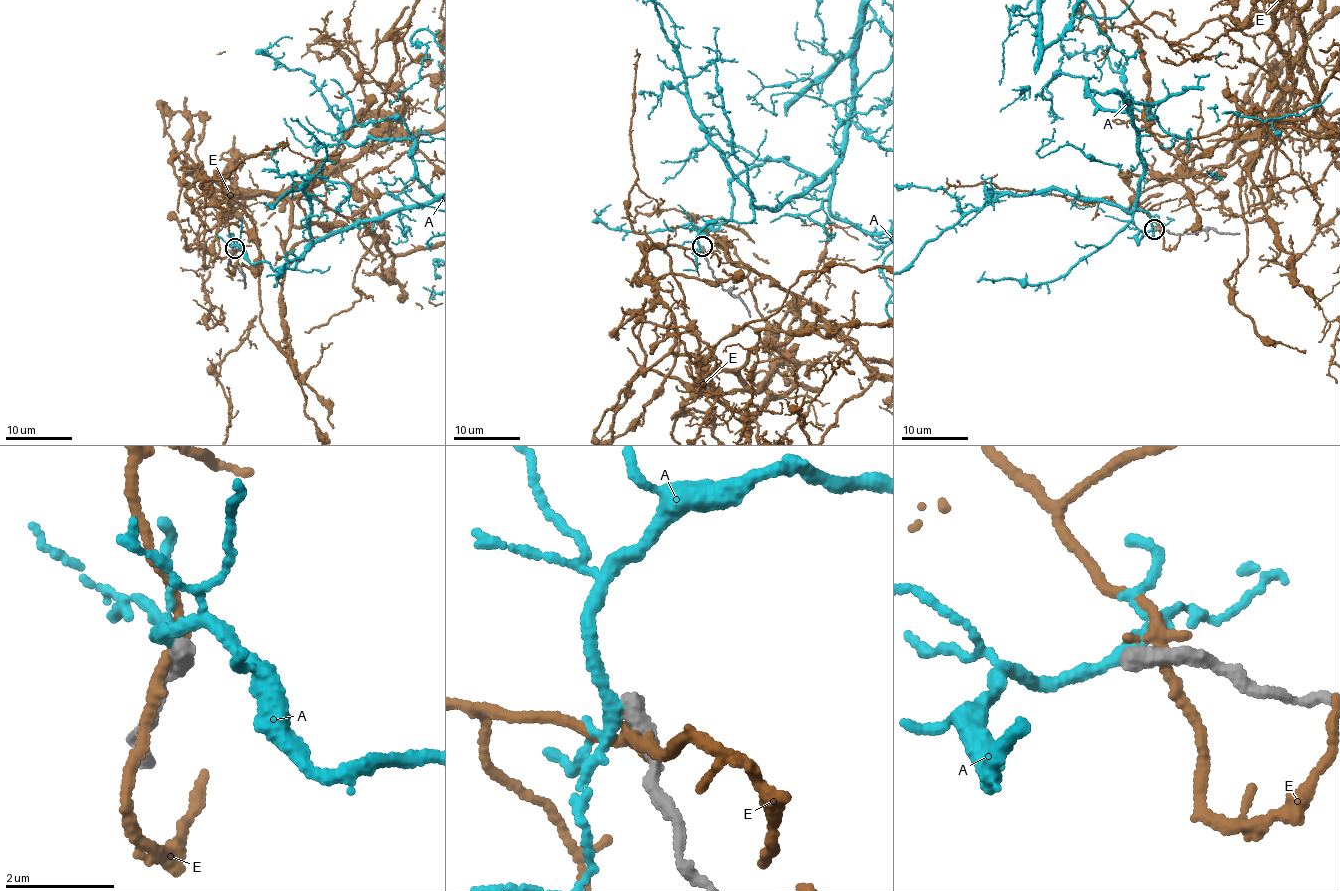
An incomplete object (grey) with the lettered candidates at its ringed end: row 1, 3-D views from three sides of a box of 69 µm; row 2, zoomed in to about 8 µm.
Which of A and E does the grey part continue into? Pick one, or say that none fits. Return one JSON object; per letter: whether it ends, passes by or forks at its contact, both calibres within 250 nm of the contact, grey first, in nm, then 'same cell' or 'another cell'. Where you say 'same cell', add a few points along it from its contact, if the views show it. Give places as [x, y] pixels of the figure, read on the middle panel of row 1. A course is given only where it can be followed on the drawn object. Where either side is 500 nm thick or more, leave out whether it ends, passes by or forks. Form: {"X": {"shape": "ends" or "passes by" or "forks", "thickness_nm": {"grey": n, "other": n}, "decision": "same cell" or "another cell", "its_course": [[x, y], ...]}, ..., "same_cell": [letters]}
{"A": {"shape": "forks", "thickness_nm": {"grey": 340, "other": 190}, "decision": "another cell"}, "E": {"shape": "passes by", "thickness_nm": {"grey": 400, "other": 220}, "decision": "another cell"}, "same_cell": []}

